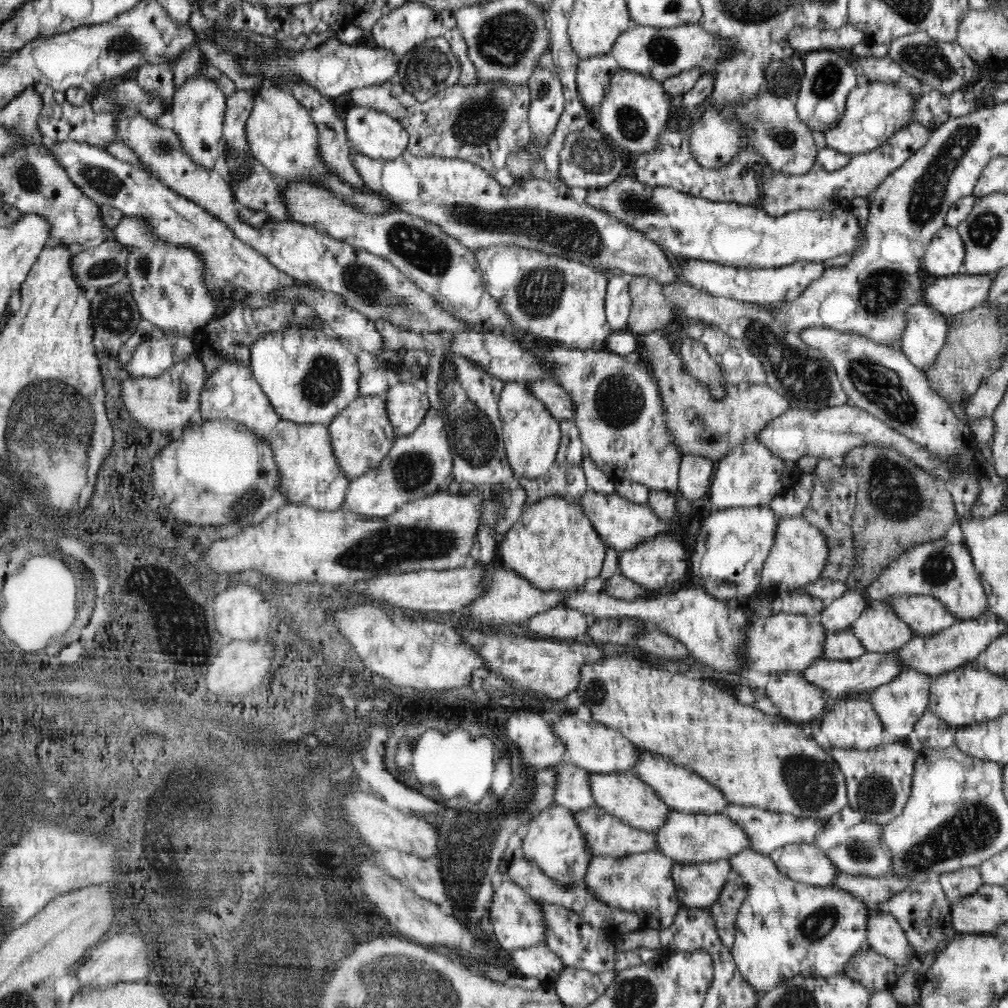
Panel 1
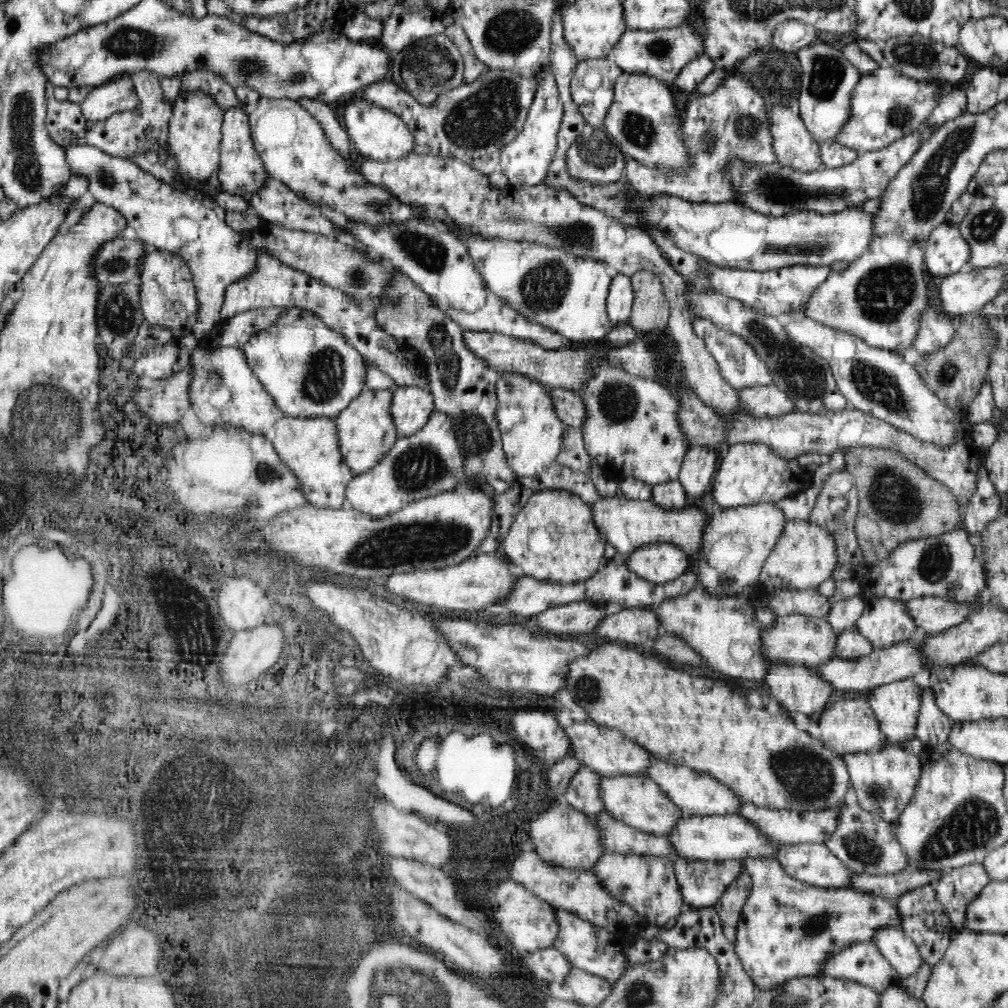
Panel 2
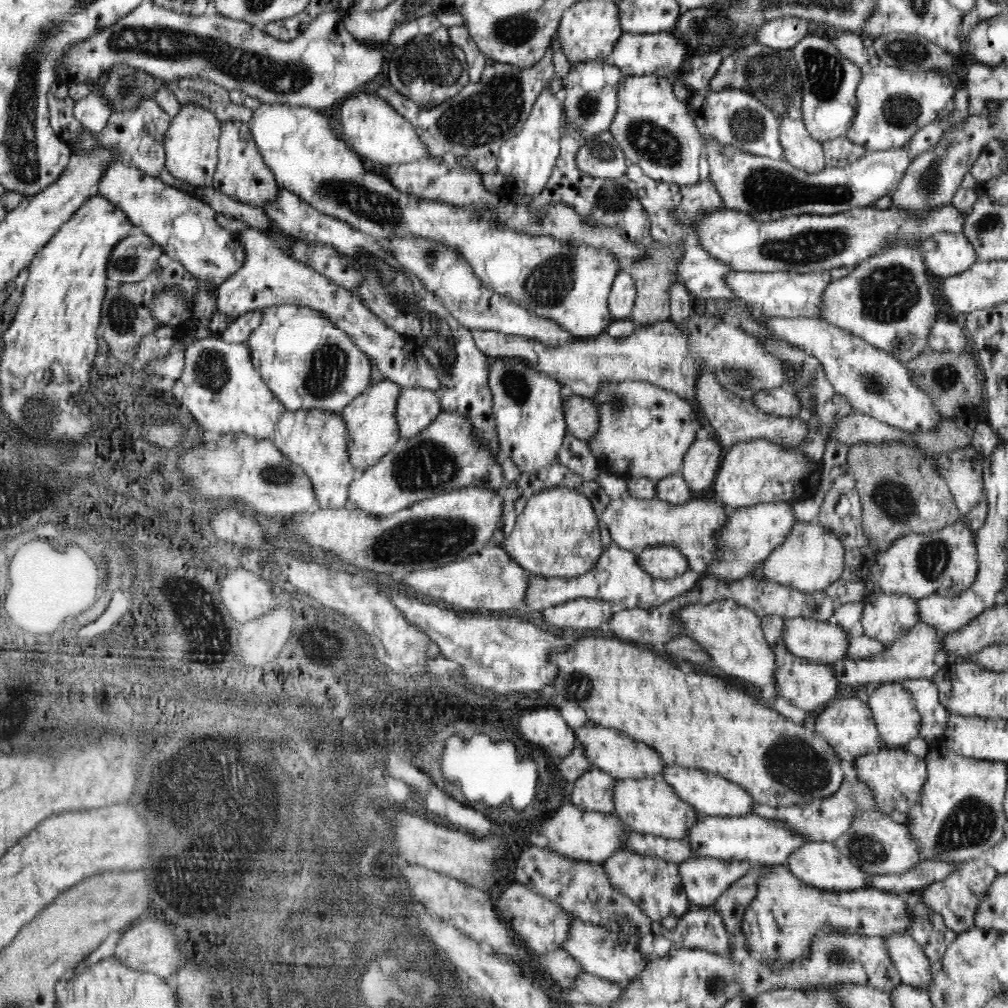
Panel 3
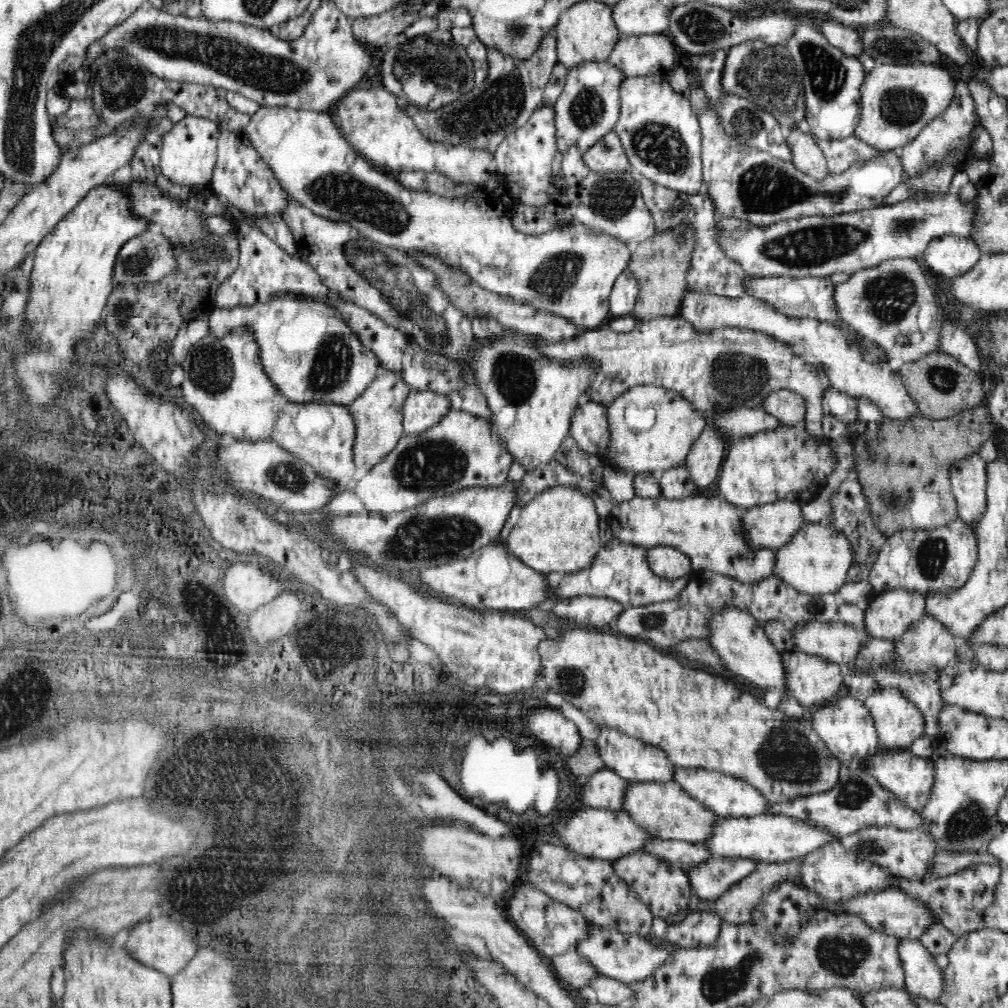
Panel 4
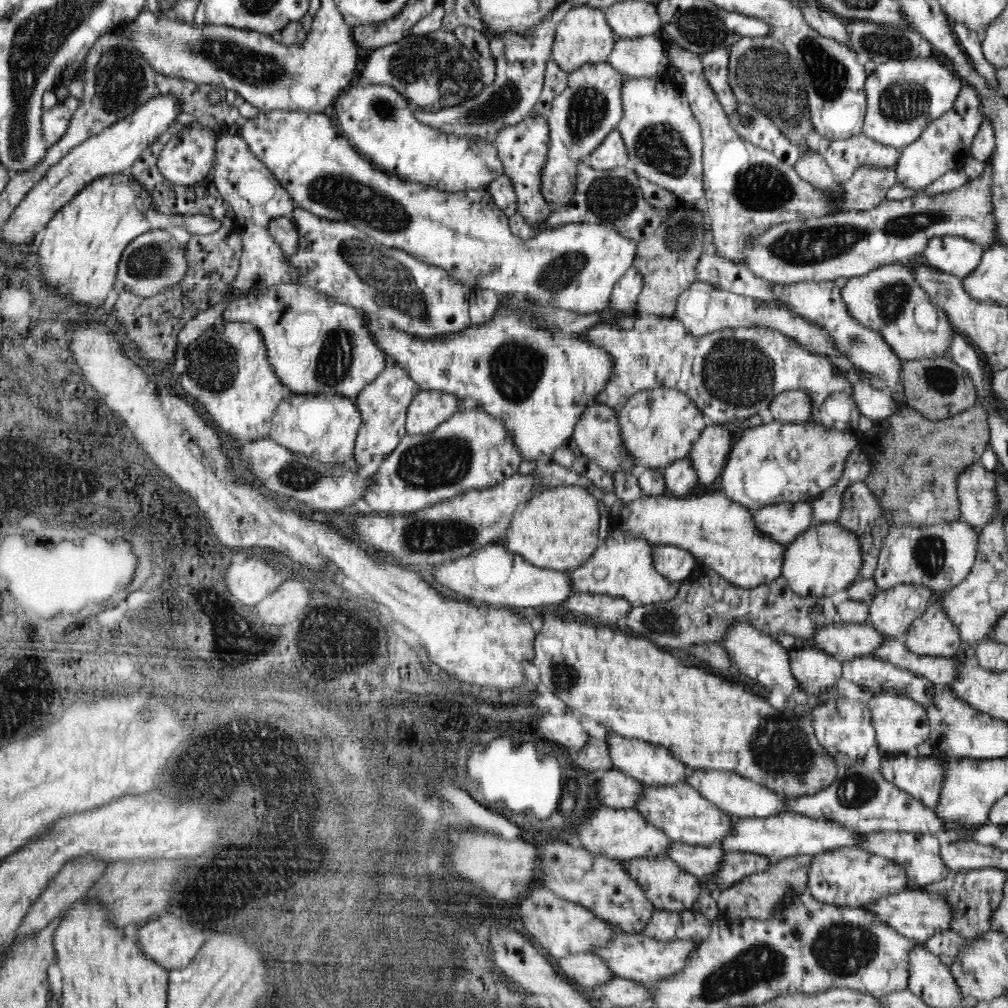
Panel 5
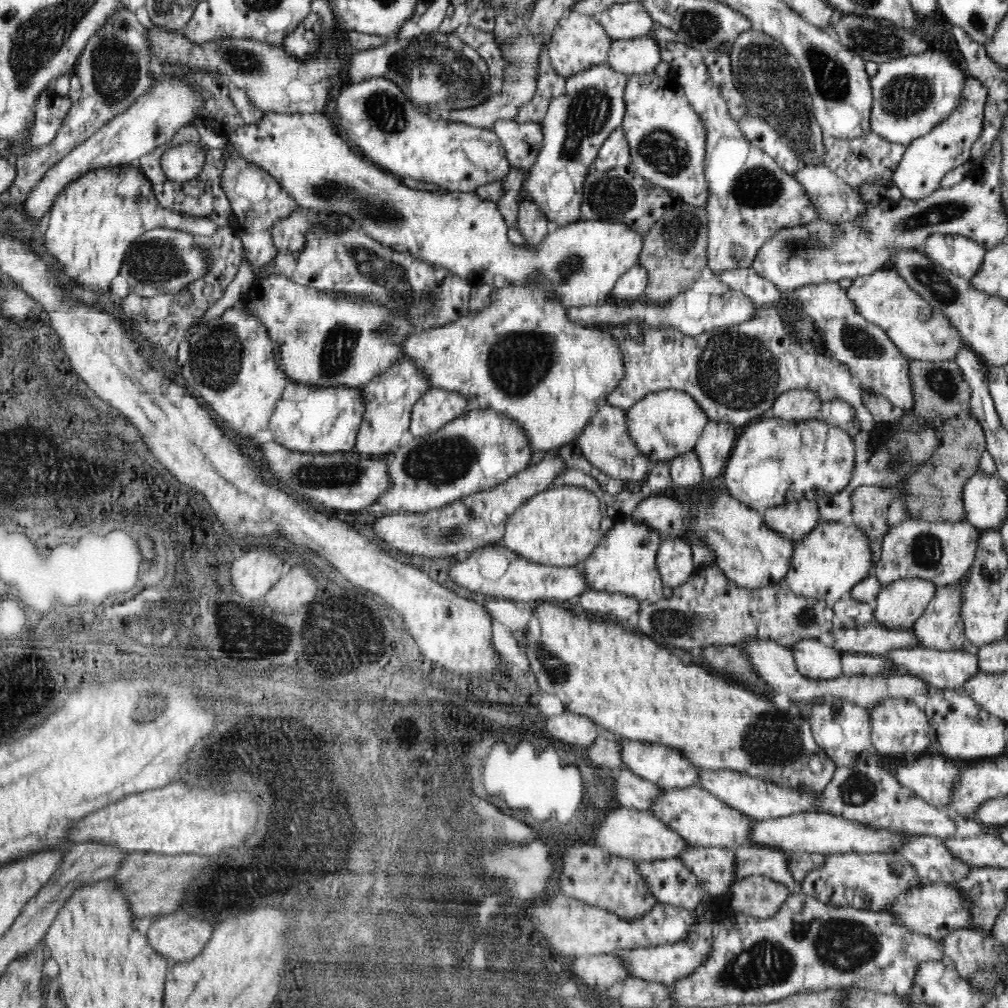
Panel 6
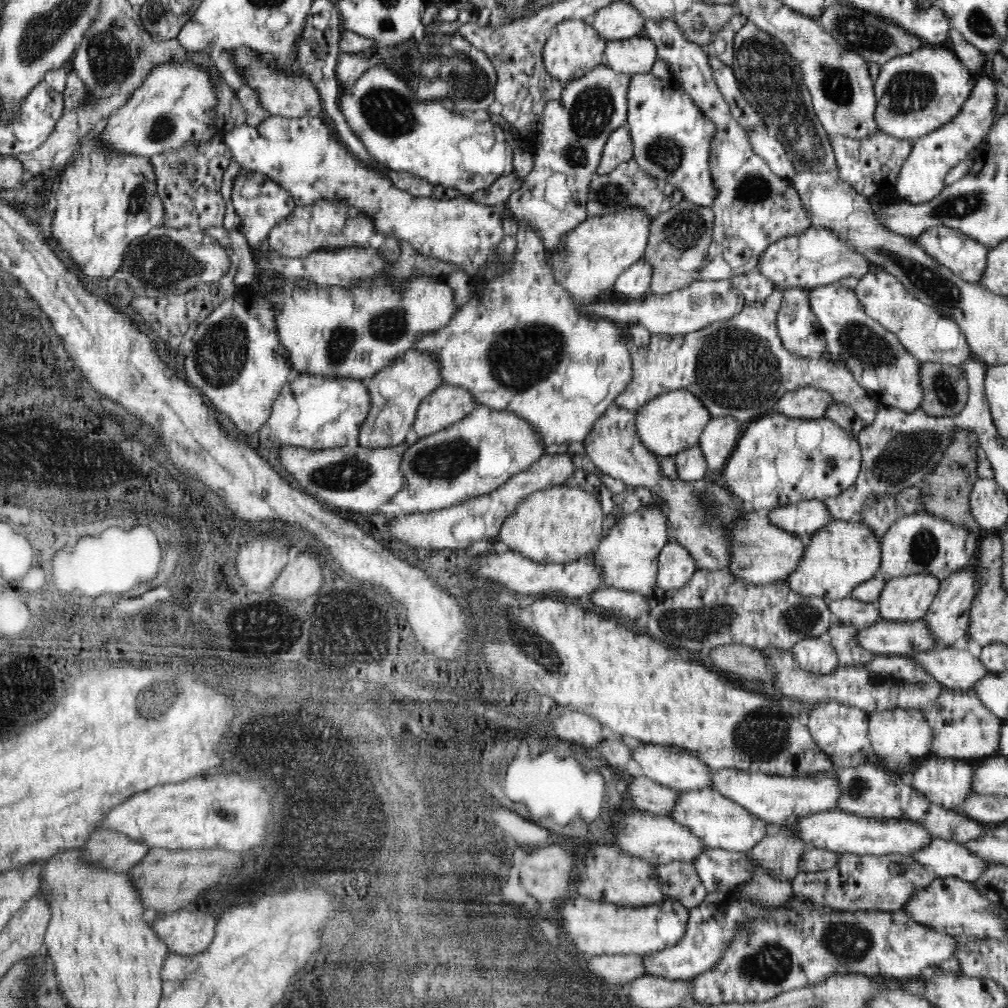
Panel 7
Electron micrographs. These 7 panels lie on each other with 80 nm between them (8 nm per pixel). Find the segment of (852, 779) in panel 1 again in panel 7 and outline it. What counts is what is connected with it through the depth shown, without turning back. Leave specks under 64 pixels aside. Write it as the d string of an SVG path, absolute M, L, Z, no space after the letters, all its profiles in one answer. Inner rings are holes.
M926 758L913 768L912 788L926 800L946 809L970 795L974 768L962 759Z

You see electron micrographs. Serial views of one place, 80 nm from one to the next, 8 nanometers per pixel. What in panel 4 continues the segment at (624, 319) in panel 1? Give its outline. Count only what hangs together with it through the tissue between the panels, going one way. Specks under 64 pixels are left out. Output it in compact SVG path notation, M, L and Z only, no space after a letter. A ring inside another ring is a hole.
M627 268L616 278L608 299L611 319L628 316L634 310L638 292L638 279Z

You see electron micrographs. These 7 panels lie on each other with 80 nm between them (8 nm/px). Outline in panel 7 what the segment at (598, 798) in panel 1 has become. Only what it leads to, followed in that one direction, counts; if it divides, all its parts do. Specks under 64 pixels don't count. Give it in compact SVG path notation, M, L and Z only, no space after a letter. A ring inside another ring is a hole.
M714 788L679 792L676 805L668 818L684 826L708 849L748 853L770 834L768 823L753 816L742 806L735 805L730 798L723 797Z

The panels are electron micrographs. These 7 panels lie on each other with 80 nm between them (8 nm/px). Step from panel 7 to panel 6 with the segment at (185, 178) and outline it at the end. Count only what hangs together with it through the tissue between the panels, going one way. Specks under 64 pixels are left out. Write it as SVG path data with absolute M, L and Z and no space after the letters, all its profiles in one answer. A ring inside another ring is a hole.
M187 124L174 134L174 138L170 140L168 145L164 148L156 148L154 152L145 154L137 161L136 165L142 169L142 173L146 175L146 178L150 179L156 199L158 199L158 203L160 203L162 208L171 210L175 214L189 214L189 216L195 216L196 218L208 218L215 222L216 226L222 228L228 225L228 218L232 215L230 201L226 198L226 193L223 192L219 184L219 176L223 170L222 149L209 148L204 155L204 164L202 165L200 176L192 178L192 180L186 180L183 183L168 179L159 164L159 159L162 158L166 150L183 144L191 145L195 143L198 146L201 143L200 137L198 131L192 125Z

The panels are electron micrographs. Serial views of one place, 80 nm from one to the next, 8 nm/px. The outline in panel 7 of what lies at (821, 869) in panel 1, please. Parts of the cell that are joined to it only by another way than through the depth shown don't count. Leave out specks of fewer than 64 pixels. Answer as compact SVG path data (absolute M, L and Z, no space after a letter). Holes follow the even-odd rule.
M844 853L829 870L798 874L790 886L792 894L811 898L814 904L831 909L891 912L903 910L911 895L925 890L935 879L935 874L923 868L912 856Z

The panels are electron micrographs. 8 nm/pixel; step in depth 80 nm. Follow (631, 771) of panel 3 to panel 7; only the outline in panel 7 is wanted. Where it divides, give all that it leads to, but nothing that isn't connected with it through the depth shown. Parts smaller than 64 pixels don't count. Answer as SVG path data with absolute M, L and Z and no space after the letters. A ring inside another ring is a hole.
M643 743L640 748L632 750L630 756L634 762L639 764L644 775L662 786L668 786L679 792L711 788L710 778L712 778L714 770L686 749L670 745Z

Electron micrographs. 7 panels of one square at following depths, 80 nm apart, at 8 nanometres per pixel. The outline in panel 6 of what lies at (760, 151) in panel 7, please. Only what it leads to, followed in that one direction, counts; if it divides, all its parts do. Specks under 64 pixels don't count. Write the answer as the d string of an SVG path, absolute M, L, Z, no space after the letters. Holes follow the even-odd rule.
M749 111L742 118L738 118L738 122L739 129L746 139L764 151L768 157L771 156L782 170L795 175L801 165L796 151L792 149L789 142L786 142L786 139L768 125L768 122L752 115Z

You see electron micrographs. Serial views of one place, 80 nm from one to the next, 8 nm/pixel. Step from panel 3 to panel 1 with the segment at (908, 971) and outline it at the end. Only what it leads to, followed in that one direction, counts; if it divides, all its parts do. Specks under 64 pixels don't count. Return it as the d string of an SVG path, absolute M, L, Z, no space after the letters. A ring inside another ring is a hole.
M882 909L870 912L866 920L866 940L867 946L878 954L902 966L909 962L911 944L892 913Z

